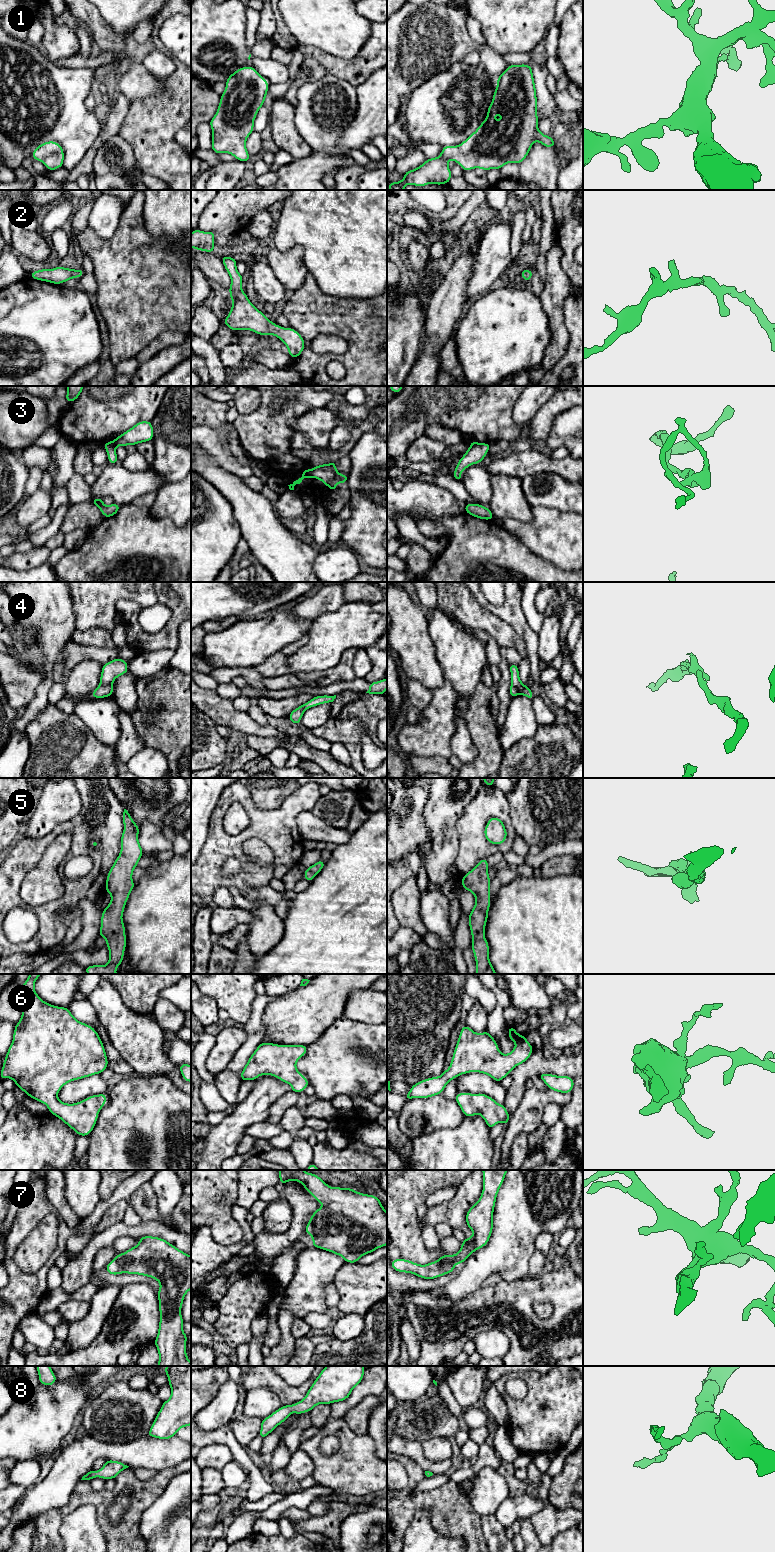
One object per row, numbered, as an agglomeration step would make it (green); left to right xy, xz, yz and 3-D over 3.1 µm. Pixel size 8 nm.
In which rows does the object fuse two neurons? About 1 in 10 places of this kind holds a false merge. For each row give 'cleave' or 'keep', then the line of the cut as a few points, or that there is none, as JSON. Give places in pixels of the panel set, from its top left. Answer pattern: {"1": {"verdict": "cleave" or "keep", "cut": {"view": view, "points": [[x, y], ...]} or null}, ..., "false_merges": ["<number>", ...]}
{"1": {"verdict": "keep", "cut": null}, "2": {"verdict": "keep", "cut": null}, "3": {"verdict": "cleave", "cut": {"view": "xz", "points": [[308, 470], [310, 476]]}}, "4": {"verdict": "keep", "cut": null}, "5": {"verdict": "keep", "cut": null}, "6": {"verdict": "keep", "cut": null}, "7": {"verdict": "keep", "cut": null}, "8": {"verdict": "keep", "cut": null}, "false_merges": ["3"]}

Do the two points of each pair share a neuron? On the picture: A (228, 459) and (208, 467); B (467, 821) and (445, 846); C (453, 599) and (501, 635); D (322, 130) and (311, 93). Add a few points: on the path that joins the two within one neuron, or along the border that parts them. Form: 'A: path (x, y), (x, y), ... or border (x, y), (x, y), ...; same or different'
A: border (201, 448), (221, 467), (236, 476); different
B: border (464, 811), (455, 824), (458, 840), (456, 857); different
C: path (465, 608), (476, 617), (489, 623); same
D: path (319, 121), (319, 102); same

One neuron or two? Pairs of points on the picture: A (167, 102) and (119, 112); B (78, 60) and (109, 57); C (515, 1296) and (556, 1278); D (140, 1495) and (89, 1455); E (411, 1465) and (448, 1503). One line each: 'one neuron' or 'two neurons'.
A: two neurons
B: one neuron
C: one neuron
D: two neurons
E: one neuron

